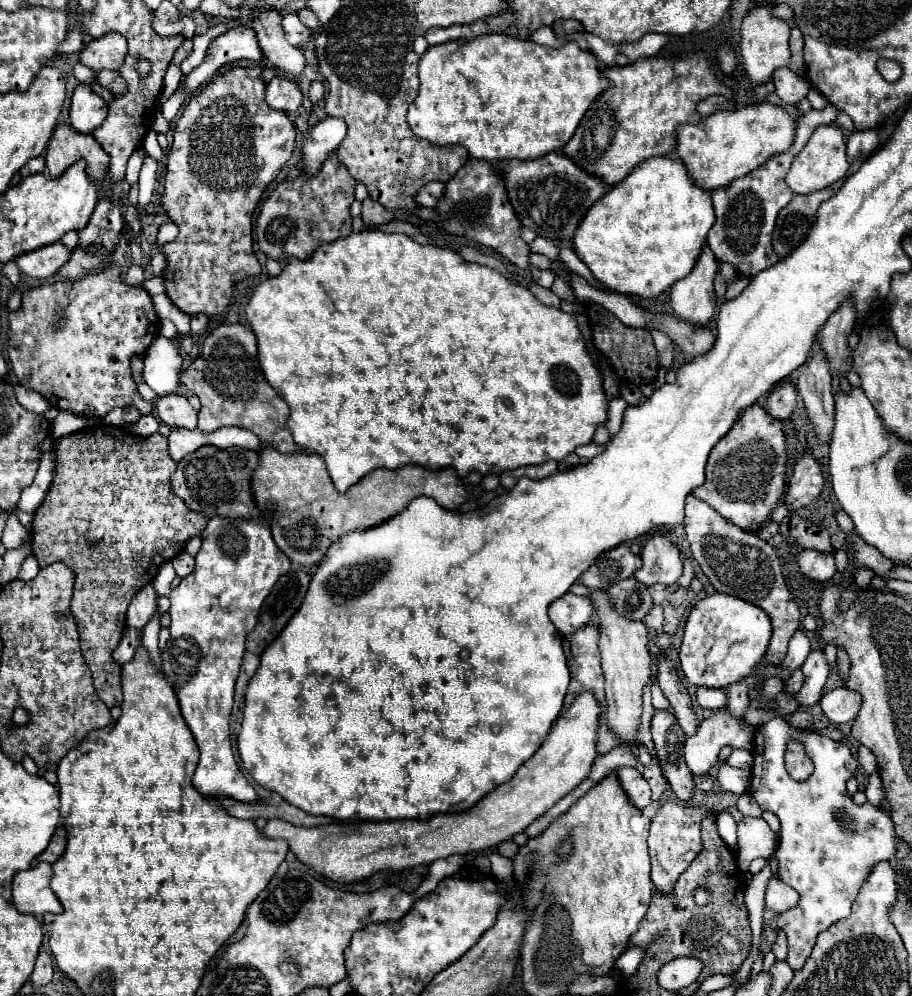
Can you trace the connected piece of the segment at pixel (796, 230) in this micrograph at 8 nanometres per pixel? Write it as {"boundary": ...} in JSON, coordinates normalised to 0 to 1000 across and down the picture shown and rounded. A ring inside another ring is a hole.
{"boundary":[[[916,186],[905,188],[896,194],[887,196],[872,196],[863,208],[852,218],[850,232],[848,232],[848,252],[861,260],[867,252],[872,252],[880,240],[885,240],[889,228],[896,220],[896,210],[902,202],[916,196]]]}

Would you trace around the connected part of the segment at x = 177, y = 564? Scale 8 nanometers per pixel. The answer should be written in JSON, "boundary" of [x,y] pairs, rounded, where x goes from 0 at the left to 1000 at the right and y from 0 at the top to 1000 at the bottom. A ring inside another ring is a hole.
{"boundary":[[[201,553],[194,561],[188,561],[188,565],[190,565],[192,575],[194,575],[196,579],[205,579],[205,577],[212,573],[212,569],[214,569],[214,559],[209,559],[207,555]]]}

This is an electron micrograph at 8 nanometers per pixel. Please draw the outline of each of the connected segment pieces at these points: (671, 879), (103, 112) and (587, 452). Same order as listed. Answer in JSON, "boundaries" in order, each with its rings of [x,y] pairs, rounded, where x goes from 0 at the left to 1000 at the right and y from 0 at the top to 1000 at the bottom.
{"boundaries":[[[[729,802],[718,816],[712,832],[712,858],[714,858],[714,885],[718,893],[725,897],[734,897],[740,891],[745,879],[758,868],[758,864],[769,856],[769,822],[781,820],[784,823],[785,814],[775,810],[762,811],[749,806],[740,806]]],[[[84,85],[78,97],[78,126],[89,134],[102,134],[117,119],[117,103],[95,85]]],[[[644,445],[644,447],[637,447],[637,449],[633,449],[633,457],[637,459],[637,461],[650,461],[650,459],[655,459],[655,457],[659,457],[659,453],[663,453],[663,449],[666,447],[655,447],[655,445]]]]}

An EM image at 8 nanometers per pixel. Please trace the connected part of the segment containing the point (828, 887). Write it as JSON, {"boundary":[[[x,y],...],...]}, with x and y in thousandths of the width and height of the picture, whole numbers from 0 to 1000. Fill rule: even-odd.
{"boundary":[[[850,720],[828,732],[826,740],[826,772],[823,800],[837,814],[845,814],[856,824],[854,834],[854,883],[876,897],[876,907],[865,917],[852,919],[850,927],[863,937],[863,967],[878,973],[894,943],[916,925],[931,921],[933,907],[953,874],[964,864],[975,864],[981,856],[979,824],[970,814],[953,806],[938,808],[929,798],[929,782],[940,774],[929,748],[891,734],[878,734]],[[865,744],[883,748],[883,756],[894,768],[885,784],[870,784],[859,768]]]}

